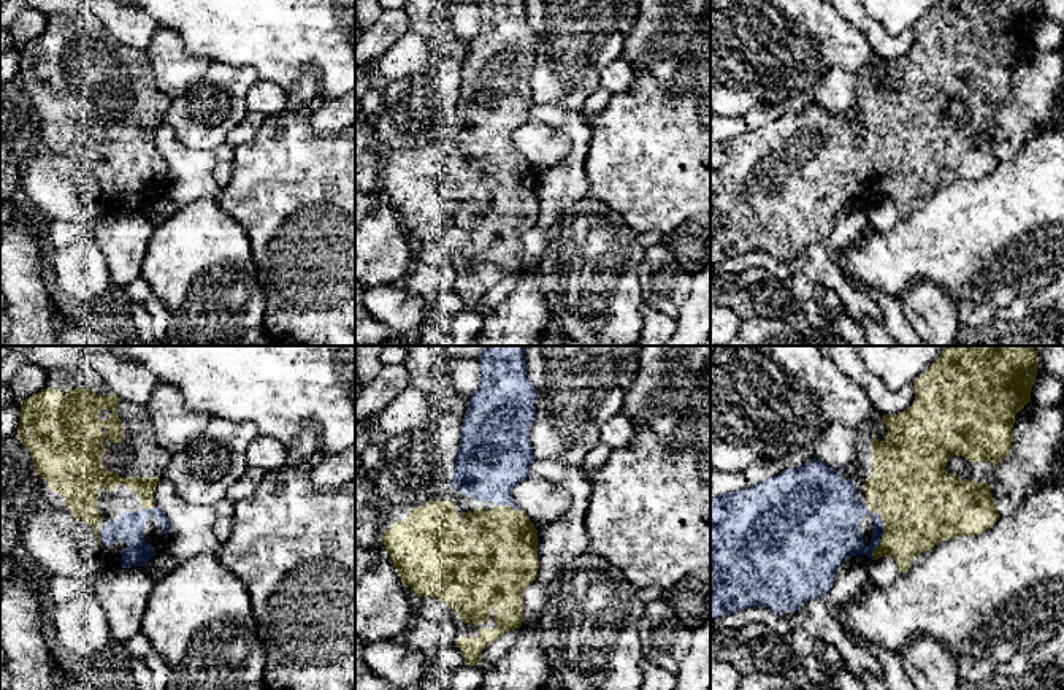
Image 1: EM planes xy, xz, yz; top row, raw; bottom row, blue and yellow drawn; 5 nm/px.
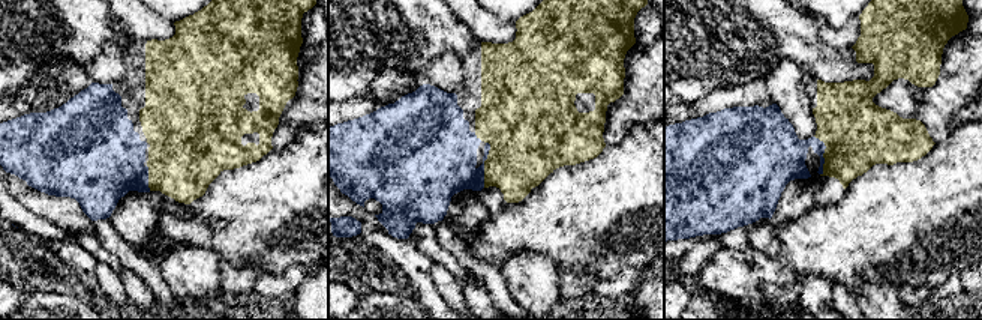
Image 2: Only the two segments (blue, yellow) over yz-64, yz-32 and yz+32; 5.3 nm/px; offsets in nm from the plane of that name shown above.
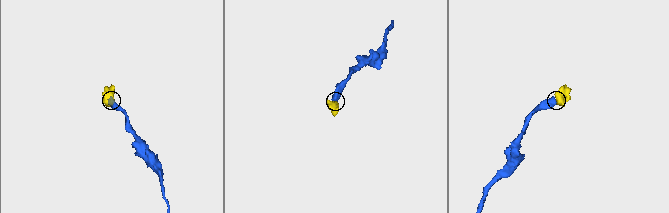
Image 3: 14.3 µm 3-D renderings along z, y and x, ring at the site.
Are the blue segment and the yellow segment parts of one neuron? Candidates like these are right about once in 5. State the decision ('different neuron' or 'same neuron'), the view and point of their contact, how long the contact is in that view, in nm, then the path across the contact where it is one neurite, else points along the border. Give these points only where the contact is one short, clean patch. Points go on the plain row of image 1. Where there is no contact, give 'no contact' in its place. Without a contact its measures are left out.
same neuron; meets blue in yz at (882, 178); contact 240 nm long

